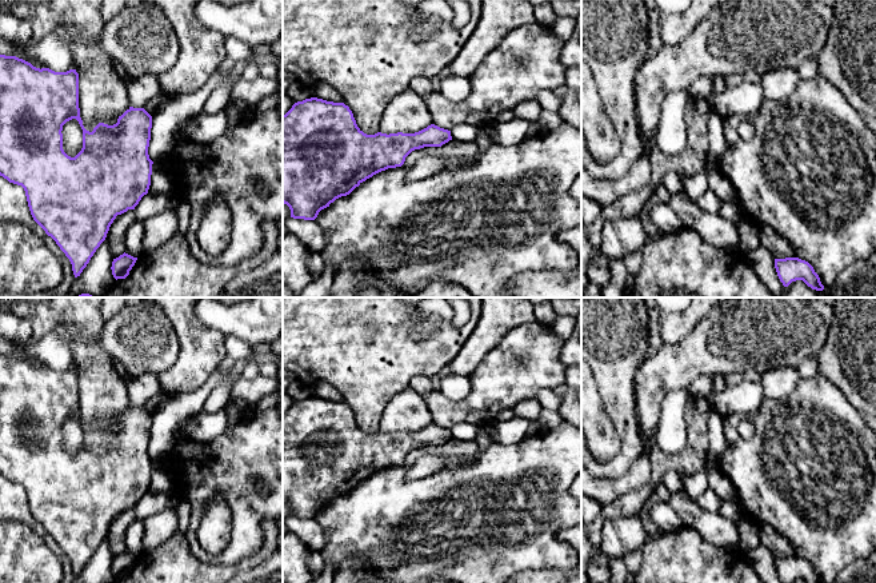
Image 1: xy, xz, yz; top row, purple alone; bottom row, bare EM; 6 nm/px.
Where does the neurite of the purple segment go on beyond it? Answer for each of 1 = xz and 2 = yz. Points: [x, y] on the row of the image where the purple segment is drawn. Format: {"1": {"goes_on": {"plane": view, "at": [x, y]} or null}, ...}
{"1": {"goes_on": null}, "2": {"goes_on": null}}

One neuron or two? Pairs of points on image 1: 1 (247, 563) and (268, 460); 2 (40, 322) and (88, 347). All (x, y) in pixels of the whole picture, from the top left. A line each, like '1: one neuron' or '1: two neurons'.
1: two neurons
2: one neuron

